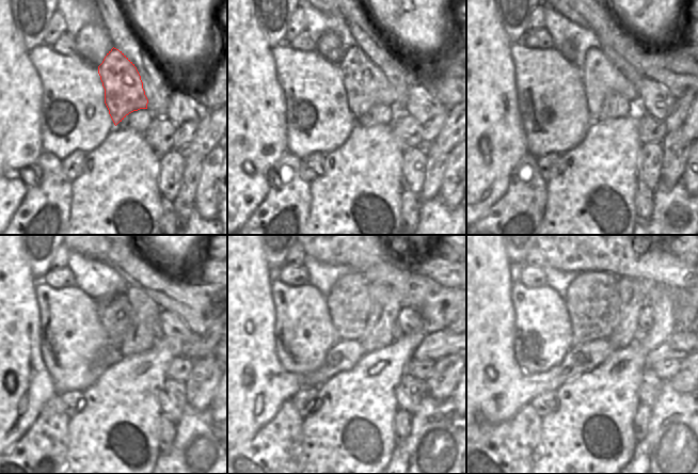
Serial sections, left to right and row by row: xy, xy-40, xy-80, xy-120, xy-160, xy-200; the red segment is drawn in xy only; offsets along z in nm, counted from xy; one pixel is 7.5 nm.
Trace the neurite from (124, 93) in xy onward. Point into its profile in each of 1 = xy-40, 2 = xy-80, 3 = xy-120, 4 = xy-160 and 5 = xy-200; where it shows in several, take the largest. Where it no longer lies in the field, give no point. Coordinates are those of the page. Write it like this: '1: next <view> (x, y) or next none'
1: next xy-40 (365, 84)
2: next xy-80 (600, 78)
3: next xy-120 (158, 334)
4: next xy-160 (397, 333)
5: next xy-200 (639, 334)

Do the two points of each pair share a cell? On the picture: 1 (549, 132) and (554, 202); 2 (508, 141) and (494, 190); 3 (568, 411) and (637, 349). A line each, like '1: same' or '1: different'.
1: different
2: same
3: same

